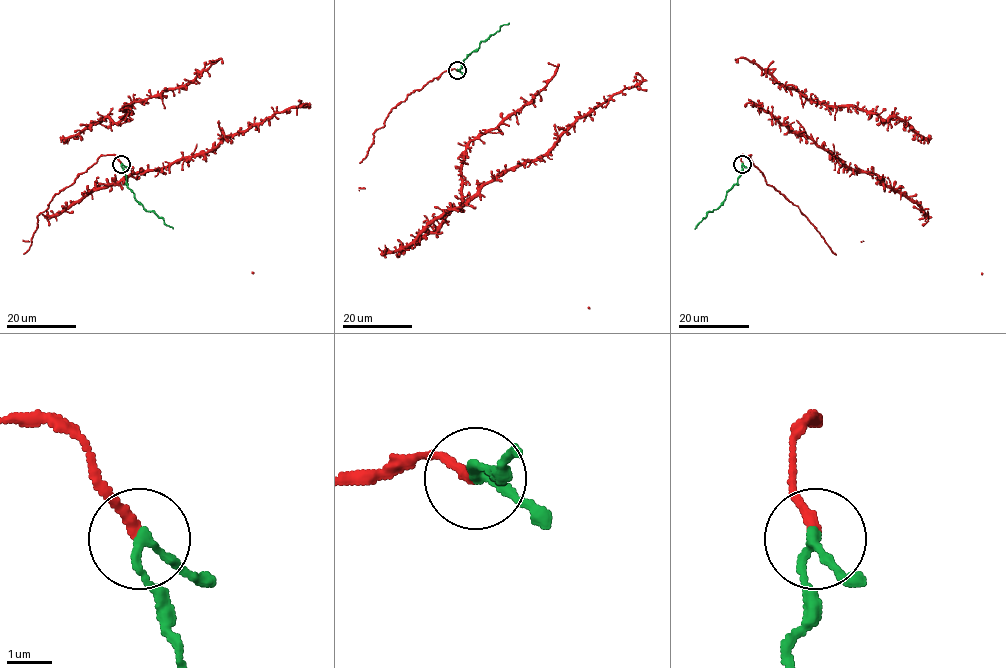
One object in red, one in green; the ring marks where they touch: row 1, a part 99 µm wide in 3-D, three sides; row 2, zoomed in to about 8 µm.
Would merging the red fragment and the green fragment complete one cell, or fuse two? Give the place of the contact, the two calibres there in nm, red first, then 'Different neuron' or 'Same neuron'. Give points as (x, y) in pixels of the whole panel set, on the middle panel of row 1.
Place: (457, 70). Thickness 240 nm (red) against 200 nm. Same neuron

